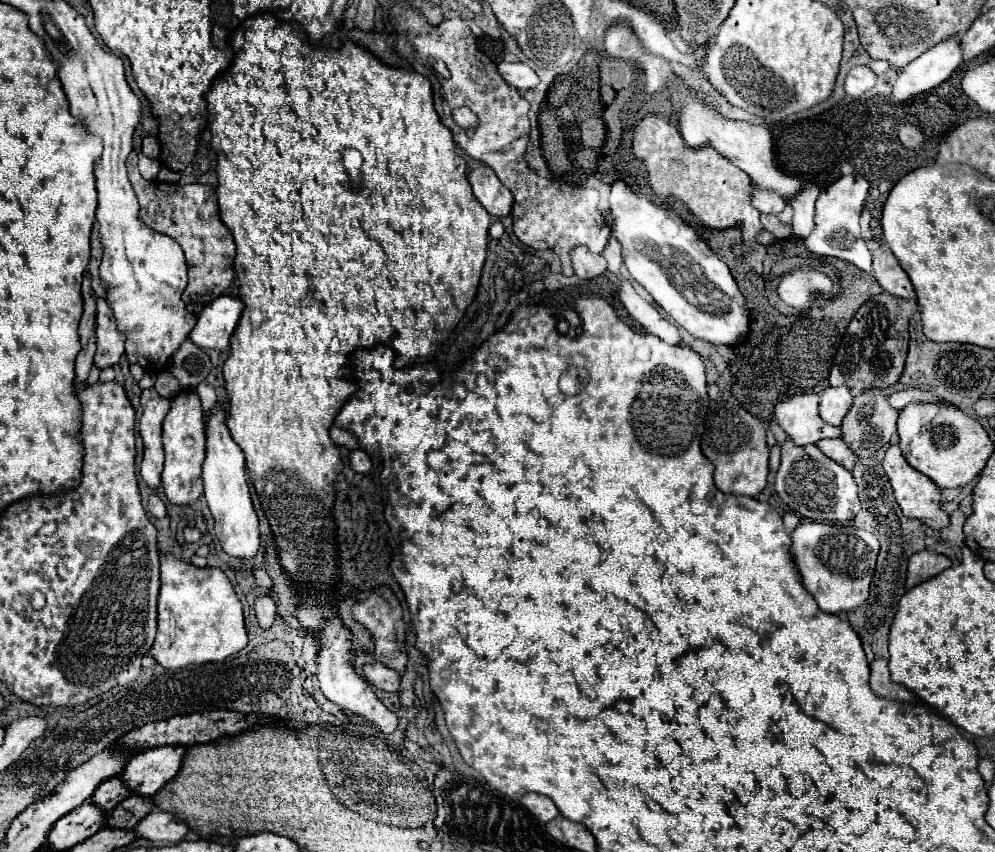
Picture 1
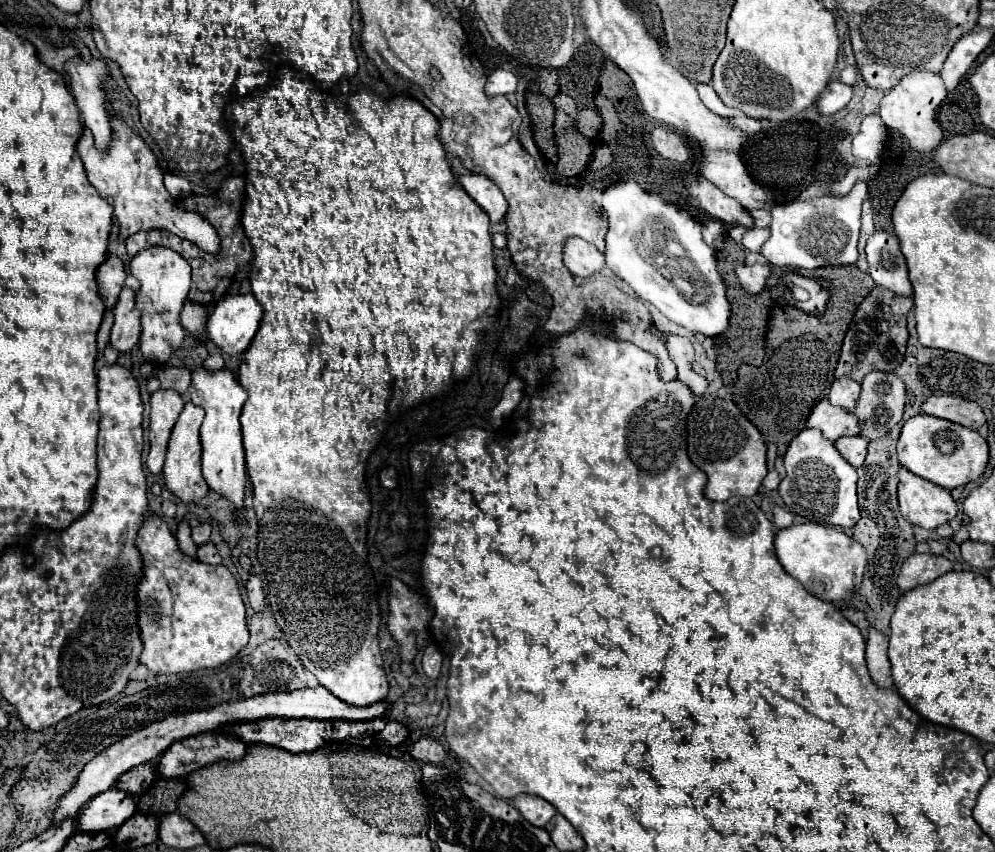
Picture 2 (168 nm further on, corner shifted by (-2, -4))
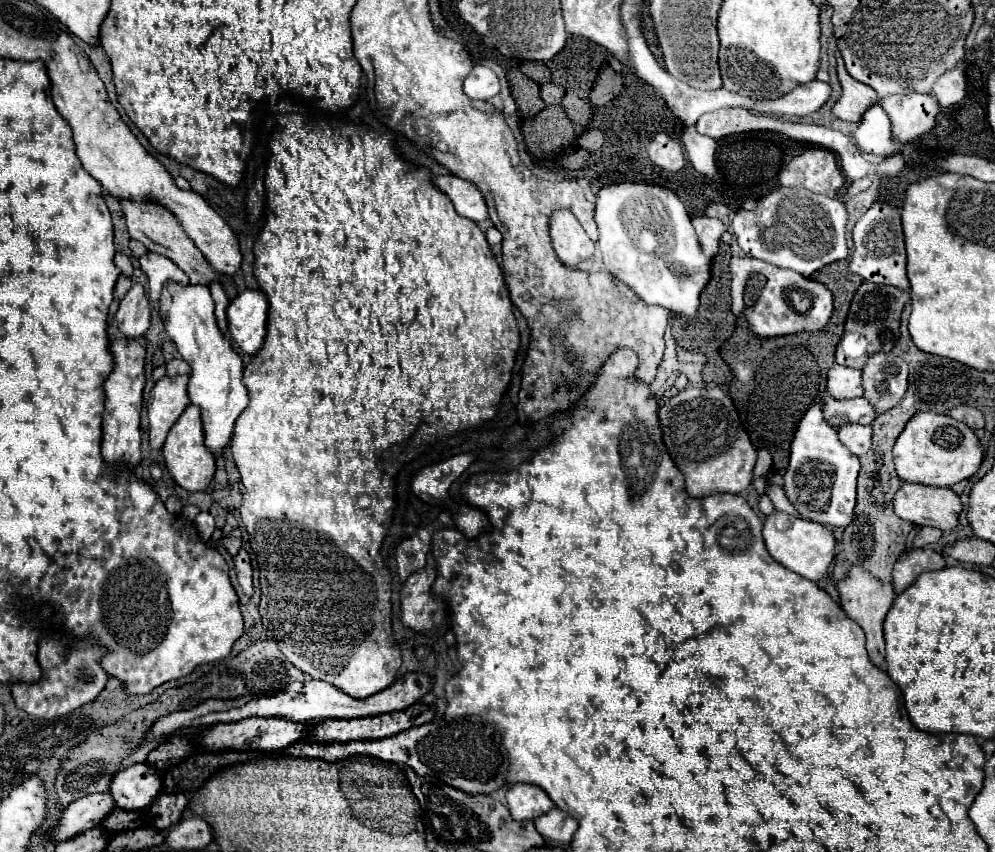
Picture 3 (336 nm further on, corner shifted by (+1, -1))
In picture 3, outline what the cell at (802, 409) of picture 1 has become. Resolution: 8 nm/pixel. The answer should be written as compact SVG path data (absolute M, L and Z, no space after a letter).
M828 397L824 415L836 427L840 427L844 423L870 425L876 419L876 411L866 397L854 397L854 399L844 399L844 401Z

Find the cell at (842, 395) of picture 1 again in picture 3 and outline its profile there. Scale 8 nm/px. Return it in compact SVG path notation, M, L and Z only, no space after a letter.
M832 365L828 369L828 393L834 399L852 399L864 395L862 371L844 365Z

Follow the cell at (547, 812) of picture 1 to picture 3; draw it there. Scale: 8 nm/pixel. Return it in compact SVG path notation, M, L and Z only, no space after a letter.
M532 783L510 785L506 799L508 799L508 809L516 821L536 819L538 815L544 815L554 807L546 791Z

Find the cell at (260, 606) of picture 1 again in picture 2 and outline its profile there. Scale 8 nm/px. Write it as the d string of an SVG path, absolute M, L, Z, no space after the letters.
M251 574L251 576L249 576L249 582L247 582L247 598L249 598L251 608L253 608L257 614L265 612L265 608L267 608L267 598L265 598L265 594L263 594L263 582L261 582L261 578L259 578L257 574Z

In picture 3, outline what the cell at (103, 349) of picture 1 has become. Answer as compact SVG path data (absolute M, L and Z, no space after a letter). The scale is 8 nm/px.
M134 283L116 311L118 329L126 337L140 337L150 327L150 301L140 283Z

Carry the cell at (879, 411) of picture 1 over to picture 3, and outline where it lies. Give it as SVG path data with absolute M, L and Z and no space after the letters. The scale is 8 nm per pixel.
M874 353L862 371L864 397L876 407L876 413L892 409L908 387L908 363L894 353Z

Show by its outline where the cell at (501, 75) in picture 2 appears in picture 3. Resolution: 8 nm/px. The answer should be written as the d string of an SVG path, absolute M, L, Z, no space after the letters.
M474 65L468 77L464 79L464 93L470 99L488 101L490 97L498 95L498 91L500 91L500 81L488 67Z

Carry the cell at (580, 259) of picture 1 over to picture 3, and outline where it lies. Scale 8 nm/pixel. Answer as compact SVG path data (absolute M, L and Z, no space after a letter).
M556 209L550 215L550 239L558 259L566 267L576 267L594 253L594 241L568 209Z

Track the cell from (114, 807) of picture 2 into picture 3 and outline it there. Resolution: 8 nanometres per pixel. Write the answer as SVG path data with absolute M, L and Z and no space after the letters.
M148 761L136 763L116 775L110 791L118 807L142 809L148 807L160 795L162 775Z

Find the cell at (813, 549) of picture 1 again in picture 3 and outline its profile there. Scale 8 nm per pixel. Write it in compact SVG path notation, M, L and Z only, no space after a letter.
M774 511L772 515L768 515L764 519L764 527L762 527L762 537L764 537L764 545L768 549L768 553L786 569L800 573L802 577L818 583L826 577L826 569L828 565L834 561L834 547L836 547L836 539L832 535L832 531L820 523L814 521L806 521L806 519L798 519L780 511Z

